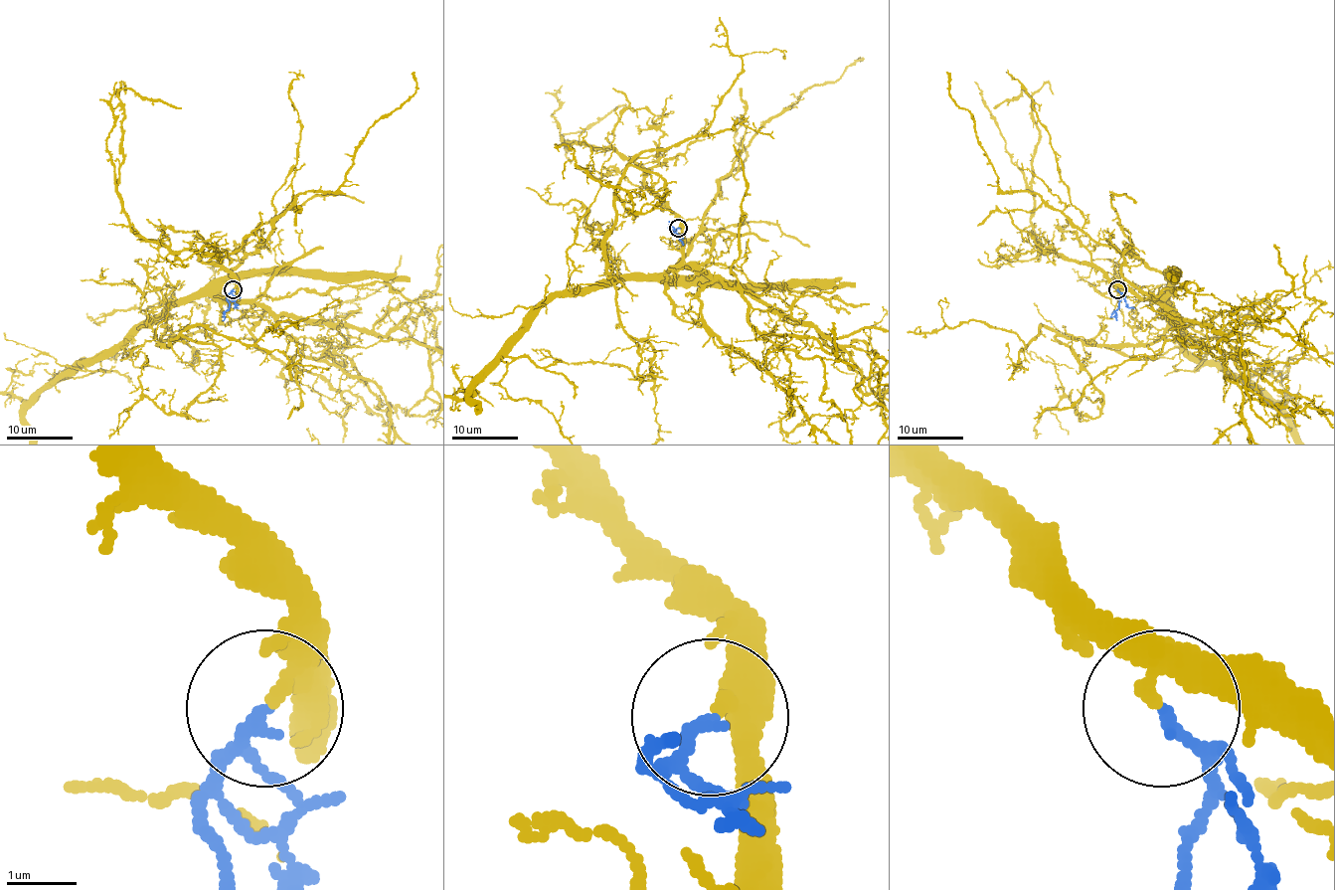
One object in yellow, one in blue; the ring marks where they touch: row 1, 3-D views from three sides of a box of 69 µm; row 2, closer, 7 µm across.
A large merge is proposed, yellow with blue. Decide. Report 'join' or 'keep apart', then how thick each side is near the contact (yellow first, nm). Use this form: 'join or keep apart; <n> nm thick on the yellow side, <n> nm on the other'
join; 190 nm thick on the yellow side, 130 nm on the other

